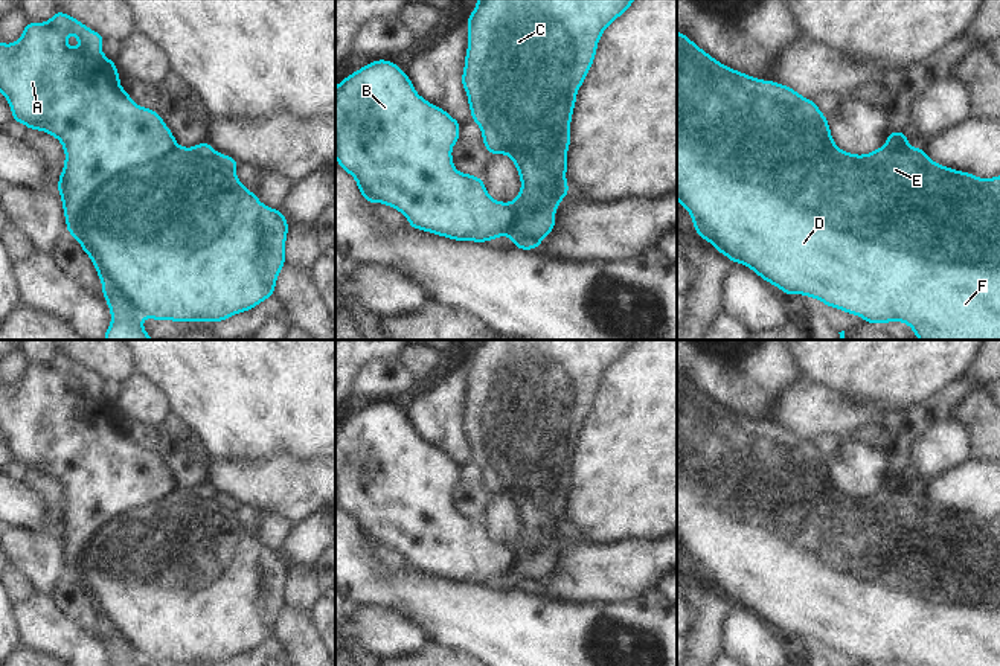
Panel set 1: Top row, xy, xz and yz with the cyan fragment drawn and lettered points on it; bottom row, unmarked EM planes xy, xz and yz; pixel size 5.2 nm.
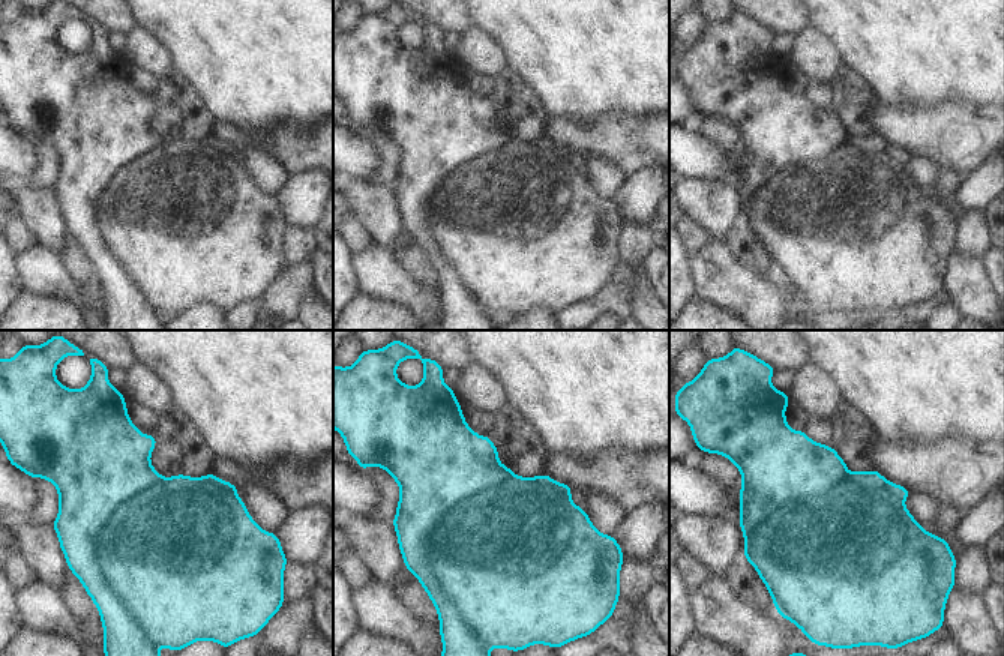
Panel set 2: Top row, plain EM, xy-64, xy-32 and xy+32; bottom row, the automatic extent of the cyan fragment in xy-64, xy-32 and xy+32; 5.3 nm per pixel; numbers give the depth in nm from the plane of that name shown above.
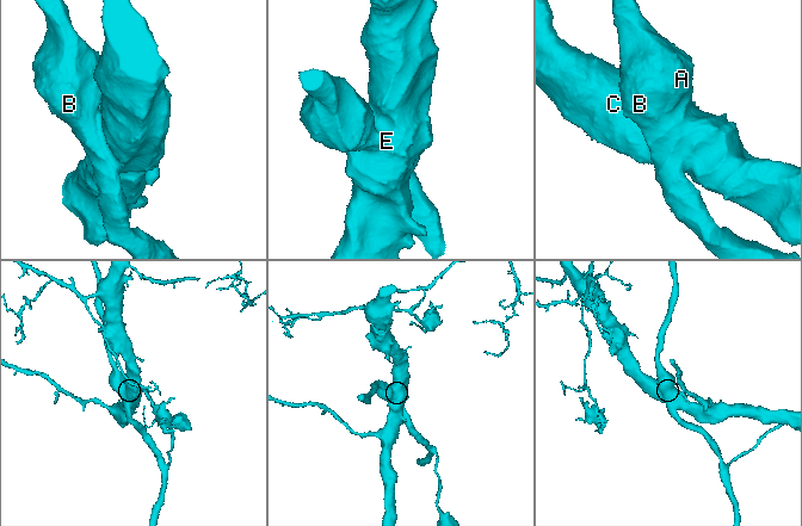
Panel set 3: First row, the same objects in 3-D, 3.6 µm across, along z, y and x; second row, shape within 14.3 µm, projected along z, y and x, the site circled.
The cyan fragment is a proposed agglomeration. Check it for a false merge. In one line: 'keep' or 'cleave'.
cleave

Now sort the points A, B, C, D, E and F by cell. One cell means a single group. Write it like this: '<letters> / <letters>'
A B / C D E F

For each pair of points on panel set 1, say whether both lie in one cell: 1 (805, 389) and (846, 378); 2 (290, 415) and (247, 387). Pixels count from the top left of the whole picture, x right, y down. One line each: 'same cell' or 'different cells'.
1: different cells
2: same cell

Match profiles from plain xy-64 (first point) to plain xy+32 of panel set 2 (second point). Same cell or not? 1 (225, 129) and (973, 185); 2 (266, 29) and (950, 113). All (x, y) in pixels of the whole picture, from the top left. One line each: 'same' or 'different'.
1: different
2: different

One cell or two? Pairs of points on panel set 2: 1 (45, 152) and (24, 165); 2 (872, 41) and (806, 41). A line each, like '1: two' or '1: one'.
1: two
2: two

